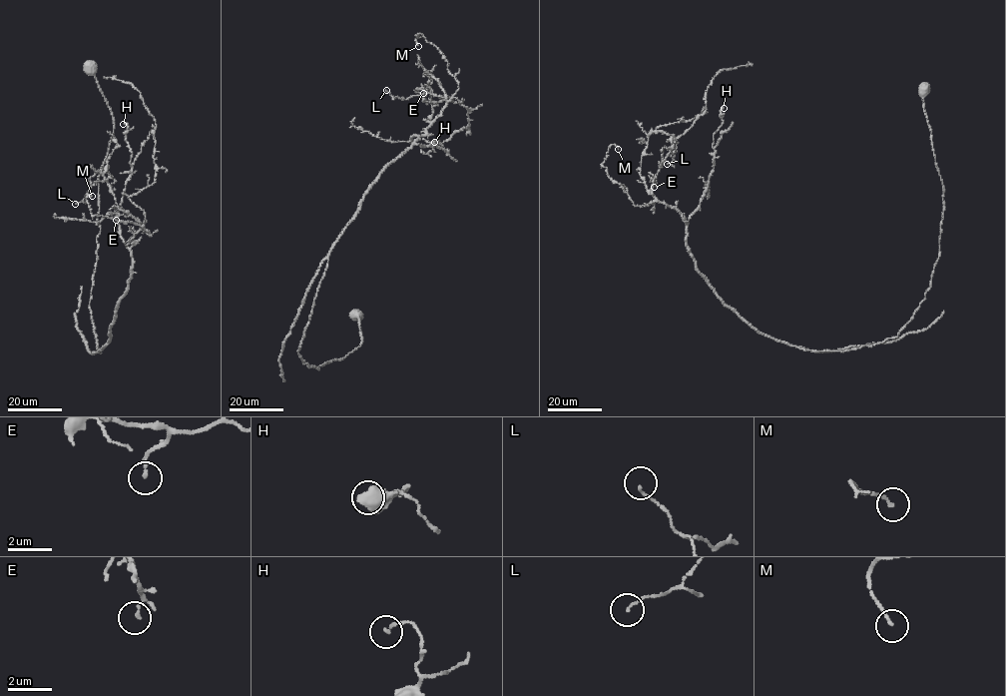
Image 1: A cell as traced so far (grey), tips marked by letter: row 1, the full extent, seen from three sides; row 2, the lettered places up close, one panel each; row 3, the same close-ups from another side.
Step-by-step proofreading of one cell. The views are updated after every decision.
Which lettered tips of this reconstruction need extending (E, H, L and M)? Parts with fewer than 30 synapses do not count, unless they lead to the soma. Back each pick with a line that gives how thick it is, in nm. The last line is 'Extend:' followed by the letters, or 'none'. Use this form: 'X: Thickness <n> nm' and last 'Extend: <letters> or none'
Extend: none

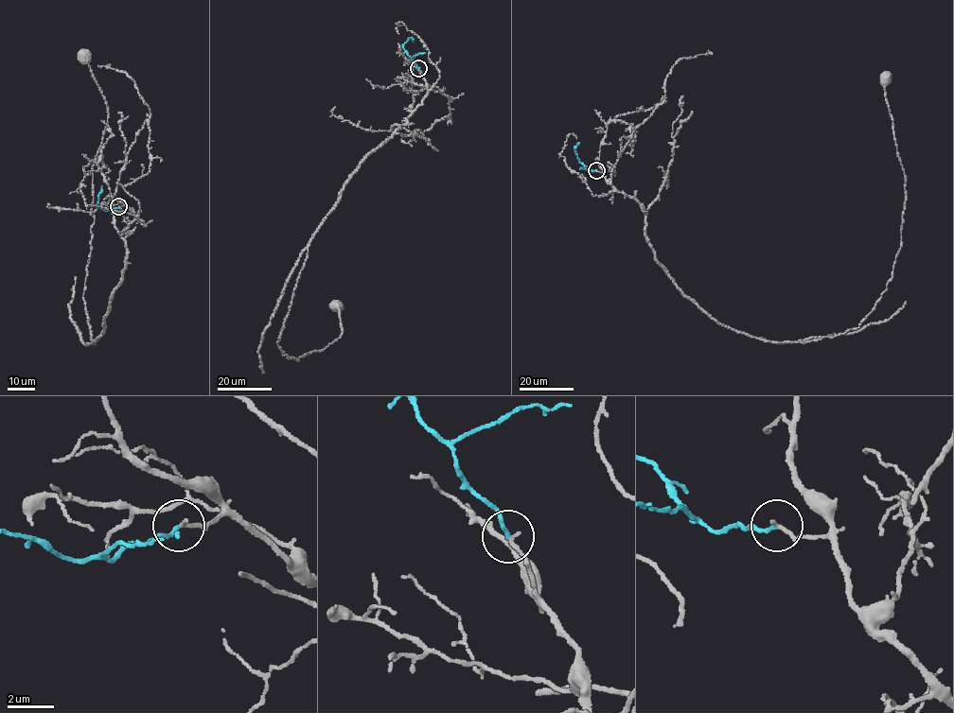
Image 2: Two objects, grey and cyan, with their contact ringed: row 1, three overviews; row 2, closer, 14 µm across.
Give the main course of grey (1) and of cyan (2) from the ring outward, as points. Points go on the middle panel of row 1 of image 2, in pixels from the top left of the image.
1: (418, 68), (423, 101), (361, 162), (310, 240), (277, 342), (283, 355), (298, 360), (342, 335), (337, 306)
2: (418, 68), (403, 46), (408, 38), (413, 41)

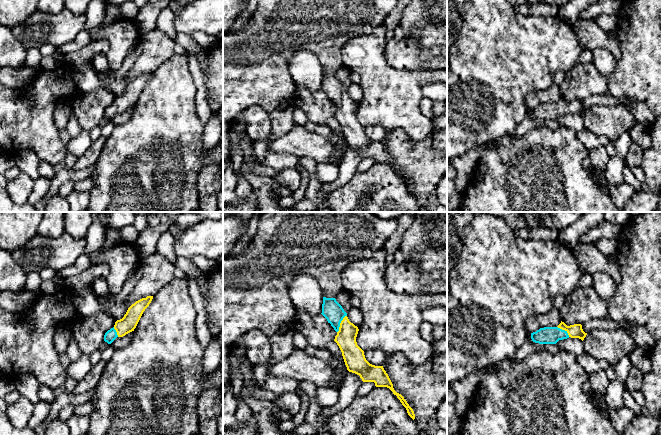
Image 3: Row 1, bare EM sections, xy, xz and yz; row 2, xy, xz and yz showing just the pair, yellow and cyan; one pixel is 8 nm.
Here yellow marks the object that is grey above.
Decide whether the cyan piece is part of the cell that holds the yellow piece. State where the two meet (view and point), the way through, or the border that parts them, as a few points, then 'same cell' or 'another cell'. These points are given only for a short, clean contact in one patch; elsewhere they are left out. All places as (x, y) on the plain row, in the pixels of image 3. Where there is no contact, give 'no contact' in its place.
contact xz (340, 100); way xz (346, 112), (346, 106), (340, 100), (334, 89); same cell

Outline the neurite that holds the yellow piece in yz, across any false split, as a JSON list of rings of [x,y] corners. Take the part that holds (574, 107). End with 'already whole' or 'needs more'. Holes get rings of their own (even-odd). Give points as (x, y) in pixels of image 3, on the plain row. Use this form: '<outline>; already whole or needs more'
[[[561,97],[557,103],[544,103],[531,109],[531,115],[539,120],[556,120],[559,116],[569,113],[579,114],[583,117],[586,111],[581,100],[567,102]]]; needs more

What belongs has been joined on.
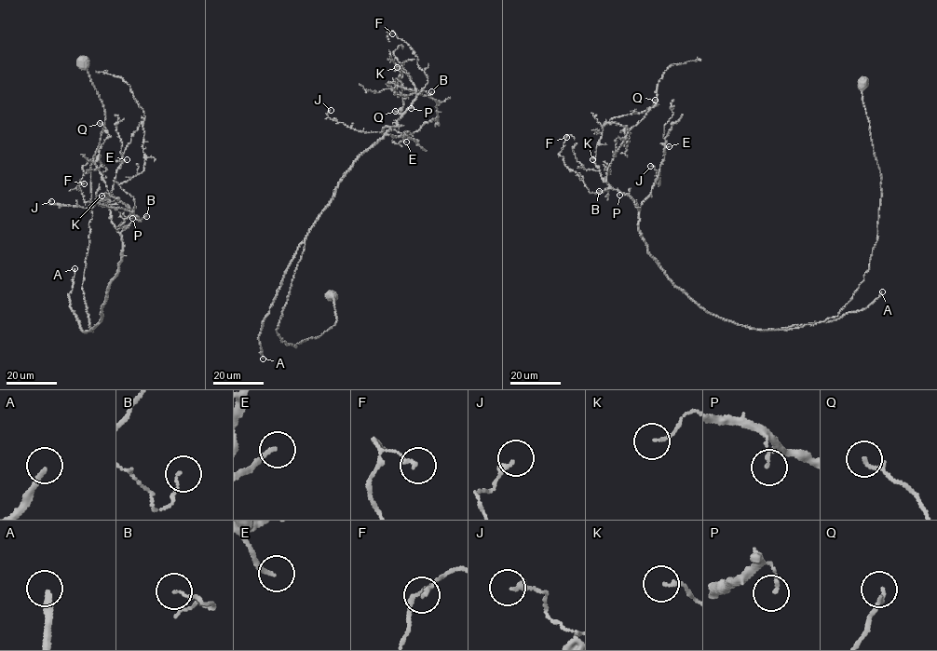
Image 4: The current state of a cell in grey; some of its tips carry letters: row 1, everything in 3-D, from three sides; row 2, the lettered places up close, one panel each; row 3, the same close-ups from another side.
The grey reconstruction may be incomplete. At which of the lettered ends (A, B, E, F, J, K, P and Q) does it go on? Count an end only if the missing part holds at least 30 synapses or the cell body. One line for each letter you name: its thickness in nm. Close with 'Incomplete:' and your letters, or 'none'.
A: 240 nm thick
E: 190 nm thick
Incomplete: A, E

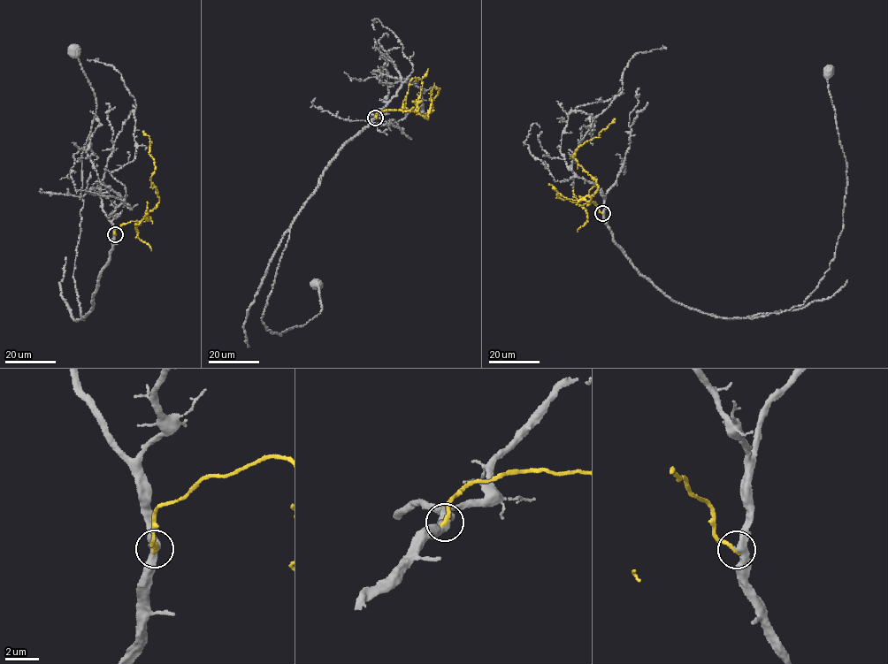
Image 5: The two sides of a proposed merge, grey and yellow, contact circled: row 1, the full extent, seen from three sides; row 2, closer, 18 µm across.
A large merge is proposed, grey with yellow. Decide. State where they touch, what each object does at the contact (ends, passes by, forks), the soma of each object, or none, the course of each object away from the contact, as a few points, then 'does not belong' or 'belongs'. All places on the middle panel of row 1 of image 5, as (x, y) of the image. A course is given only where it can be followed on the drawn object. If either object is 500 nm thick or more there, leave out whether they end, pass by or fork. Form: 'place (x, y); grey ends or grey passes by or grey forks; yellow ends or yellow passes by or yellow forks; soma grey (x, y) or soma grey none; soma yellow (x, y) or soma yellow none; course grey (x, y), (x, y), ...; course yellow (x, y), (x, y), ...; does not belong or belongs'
place (375, 118); grey passes by; yellow ends; soma grey (317, 284); soma yellow none; course grey (375, 118), (340, 149), (292, 223), (261, 319), (266, 330), (280, 335), (321, 311), (317, 285); course yellow (376, 118), (379, 111), (408, 109), (428, 118), (436, 87), (432, 110), (424, 115); belongs

